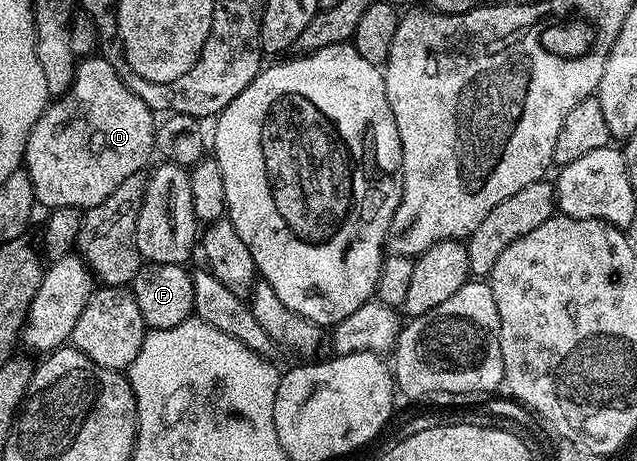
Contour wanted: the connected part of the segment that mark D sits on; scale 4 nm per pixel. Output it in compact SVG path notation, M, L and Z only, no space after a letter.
M83 57L78 60L73 85L61 96L48 102L43 116L29 133L23 163L33 181L35 198L47 209L57 207L78 207L86 209L101 205L113 189L117 189L129 177L140 174L143 166L156 150L156 116L143 98L117 73L109 60L102 57Z

